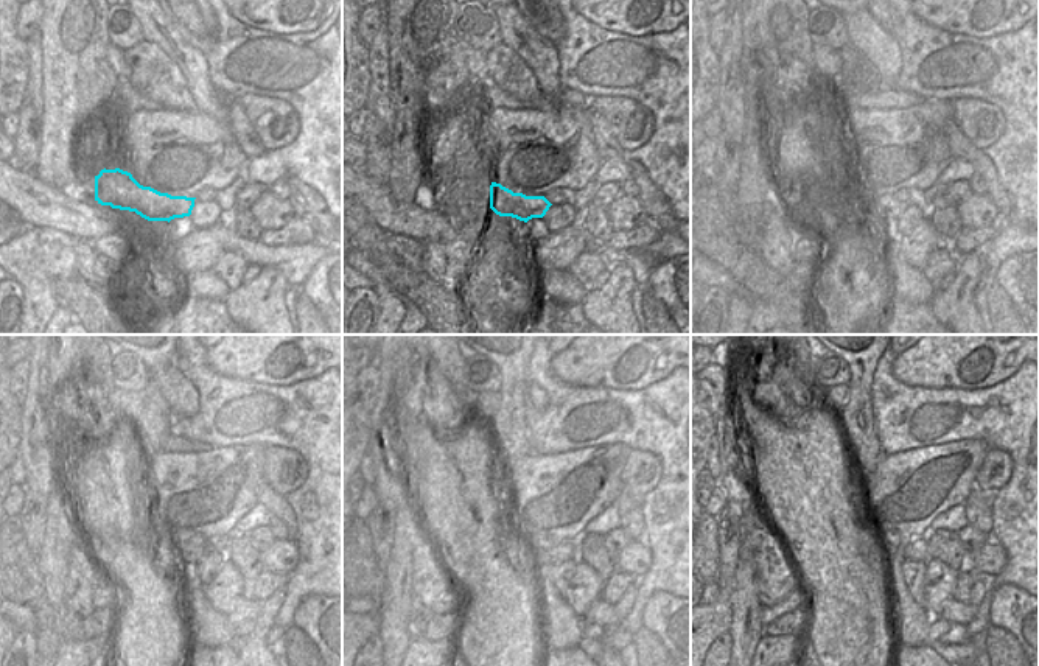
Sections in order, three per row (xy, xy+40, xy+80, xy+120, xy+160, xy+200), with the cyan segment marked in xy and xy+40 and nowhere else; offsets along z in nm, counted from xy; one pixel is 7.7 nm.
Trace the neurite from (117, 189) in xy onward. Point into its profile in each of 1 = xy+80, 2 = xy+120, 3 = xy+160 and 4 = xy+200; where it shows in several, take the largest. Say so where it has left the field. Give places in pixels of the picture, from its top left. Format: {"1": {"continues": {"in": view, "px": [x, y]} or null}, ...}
{"1": {"continues": {"in": "xy+80", "px": [885, 206]}}, "2": {"continues": {"in": "xy+120", "px": [190, 554]}}, "3": {"continues": {"in": "xy+160", "px": [568, 550]}}, "4": {"continues": {"in": "xy+200", "px": [918, 548]}}}

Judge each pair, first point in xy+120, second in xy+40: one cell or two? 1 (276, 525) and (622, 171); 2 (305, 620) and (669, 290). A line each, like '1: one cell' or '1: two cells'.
1: two cells
2: one cell

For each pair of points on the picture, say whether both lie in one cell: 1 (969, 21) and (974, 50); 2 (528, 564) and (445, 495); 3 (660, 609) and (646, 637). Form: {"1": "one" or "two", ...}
{"1": "two", "2": "one", "3": "two"}

